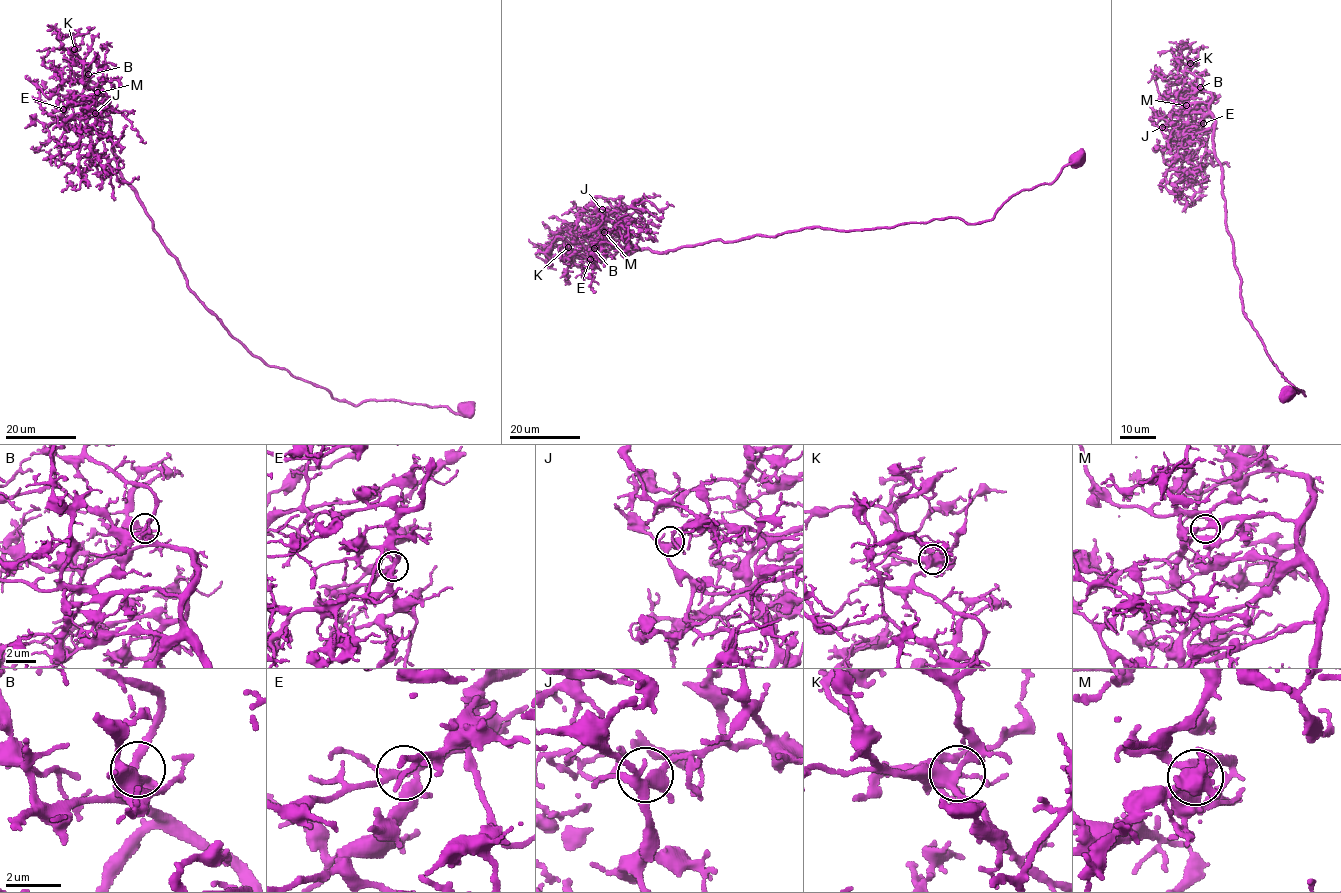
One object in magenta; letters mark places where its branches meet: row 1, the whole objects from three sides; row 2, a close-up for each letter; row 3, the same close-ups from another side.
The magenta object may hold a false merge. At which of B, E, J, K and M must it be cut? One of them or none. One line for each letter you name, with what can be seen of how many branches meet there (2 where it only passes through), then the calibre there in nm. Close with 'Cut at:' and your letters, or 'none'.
Cut at: none

